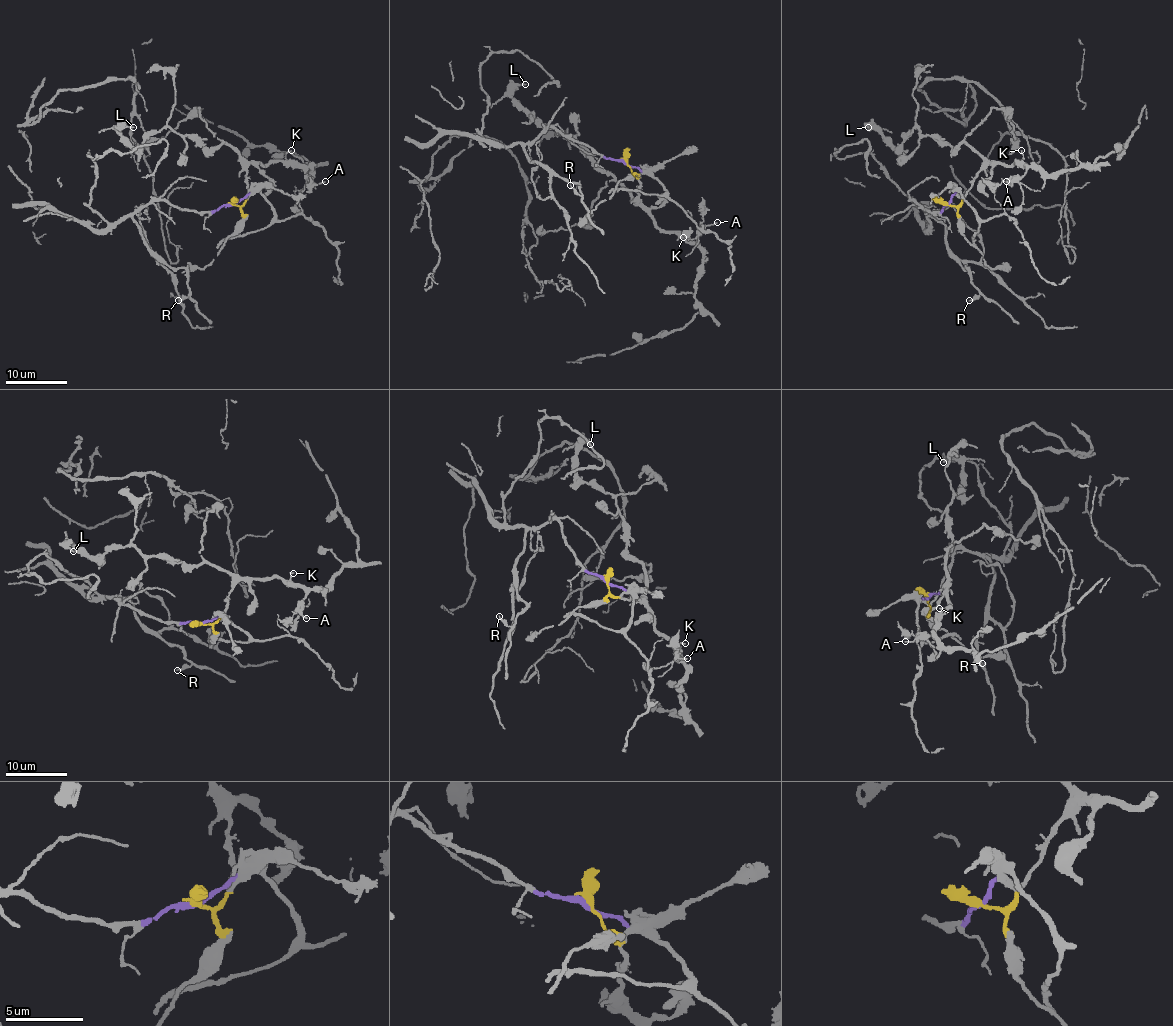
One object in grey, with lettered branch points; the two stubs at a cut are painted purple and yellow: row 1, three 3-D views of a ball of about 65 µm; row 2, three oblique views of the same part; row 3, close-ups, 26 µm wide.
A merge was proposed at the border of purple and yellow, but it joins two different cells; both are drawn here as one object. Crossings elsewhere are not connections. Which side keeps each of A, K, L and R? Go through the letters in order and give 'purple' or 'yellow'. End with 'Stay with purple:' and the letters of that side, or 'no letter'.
A: yellow
K: yellow
L: yellow
R: purple
Stay with purple: R

